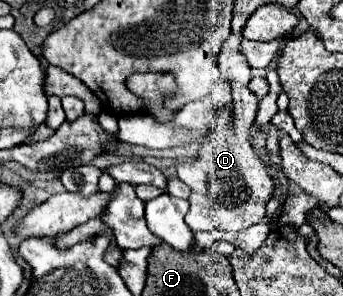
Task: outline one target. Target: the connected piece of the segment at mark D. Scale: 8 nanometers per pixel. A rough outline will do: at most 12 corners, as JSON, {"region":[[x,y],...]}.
{"region":[[240,35],[220,53],[232,103],[198,159],[178,163],[190,187],[186,225],[242,231],[274,193],[250,133],[258,97]]}

